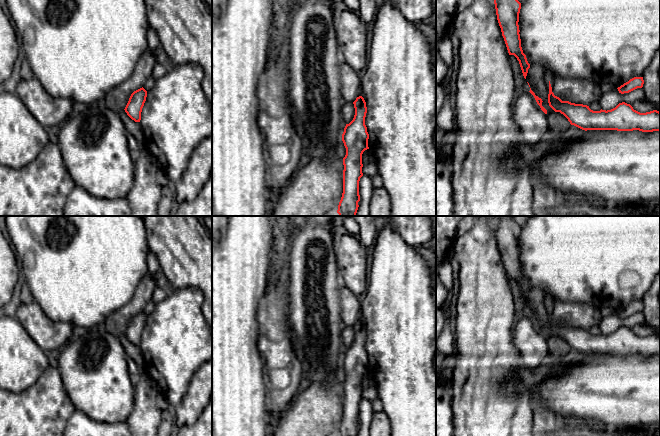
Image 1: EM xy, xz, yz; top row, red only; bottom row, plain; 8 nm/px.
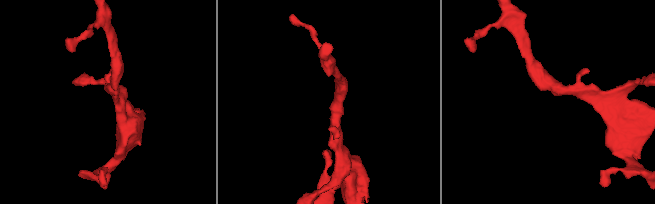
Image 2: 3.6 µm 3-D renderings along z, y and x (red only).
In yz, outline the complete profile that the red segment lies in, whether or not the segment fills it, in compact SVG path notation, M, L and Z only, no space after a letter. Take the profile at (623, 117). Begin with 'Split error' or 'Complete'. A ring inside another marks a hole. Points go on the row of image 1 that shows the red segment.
Complete. M550 81L548 103L555 112L563 114L571 125L585 131L660 131L660 112L657 110L640 113L630 104L622 102L611 110L593 111L587 105L562 101L552 92Z

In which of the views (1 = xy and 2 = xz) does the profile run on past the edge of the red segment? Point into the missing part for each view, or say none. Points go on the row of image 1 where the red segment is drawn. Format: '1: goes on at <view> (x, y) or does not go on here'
1: does not go on here
2: does not go on here

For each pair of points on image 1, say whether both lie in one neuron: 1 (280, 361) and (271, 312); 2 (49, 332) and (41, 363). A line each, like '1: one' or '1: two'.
1: one
2: two

